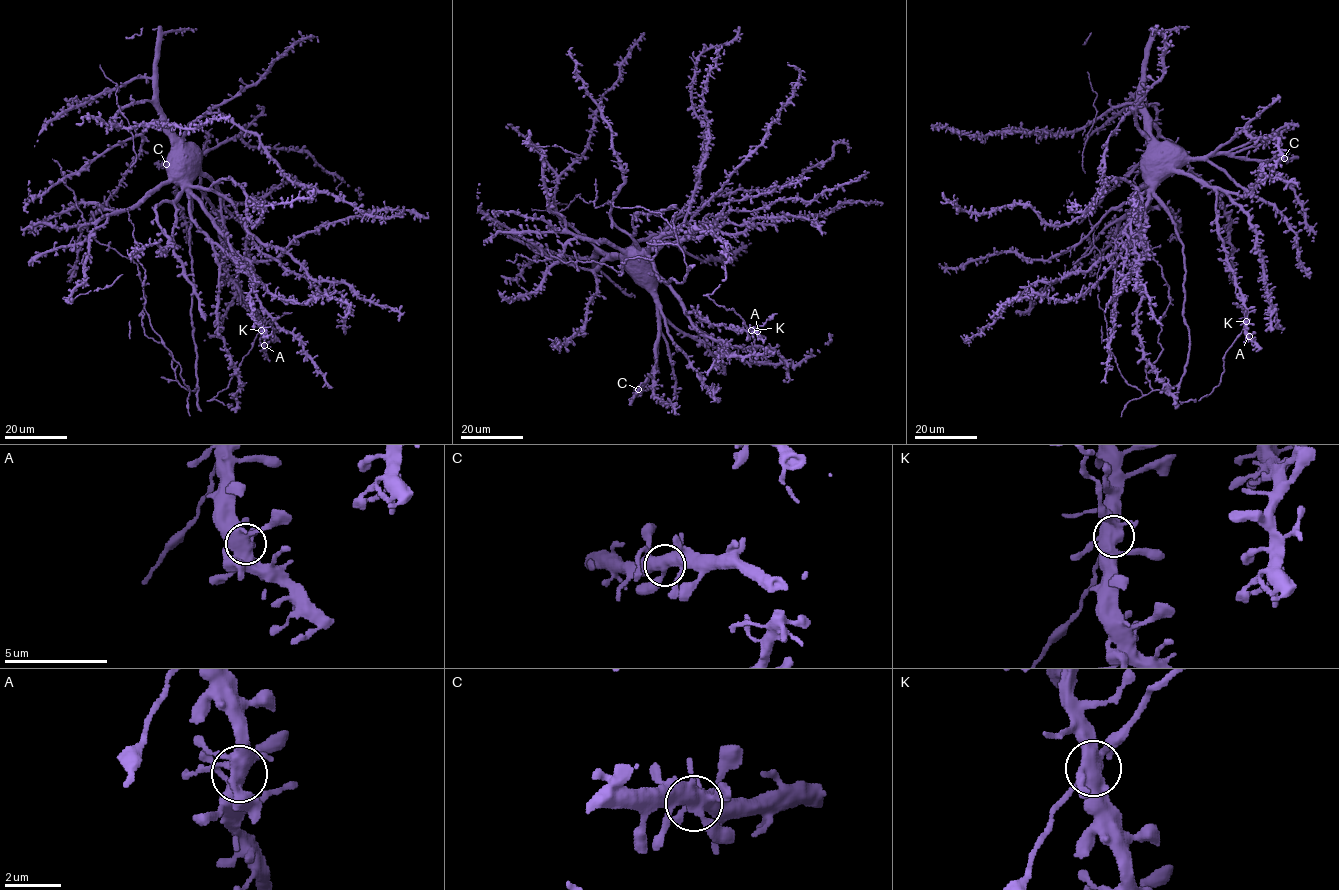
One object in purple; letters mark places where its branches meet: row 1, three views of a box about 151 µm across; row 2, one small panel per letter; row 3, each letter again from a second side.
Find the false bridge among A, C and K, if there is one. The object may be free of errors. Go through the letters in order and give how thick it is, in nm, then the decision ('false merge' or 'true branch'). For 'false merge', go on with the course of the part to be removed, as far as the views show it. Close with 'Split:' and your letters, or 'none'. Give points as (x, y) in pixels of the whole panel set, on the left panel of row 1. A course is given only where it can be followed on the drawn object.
A: 480 nm thick; true branch
C: 480 nm thick; true branch
K: 500 nm thick; true branch
Split: none

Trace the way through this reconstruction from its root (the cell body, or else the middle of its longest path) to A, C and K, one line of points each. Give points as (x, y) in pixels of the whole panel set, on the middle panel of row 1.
A: (667, 282), (658, 280), (648, 256), (647, 261), (687, 312), (695, 310), (710, 324), (757, 331)
C: (667, 282), (658, 280), (652, 260), (648, 256), (645, 276), (655, 292), (658, 335), (654, 371), (638, 389)
K: (667, 282), (658, 280), (648, 256), (647, 261), (687, 312), (695, 310), (710, 324), (751, 331)

